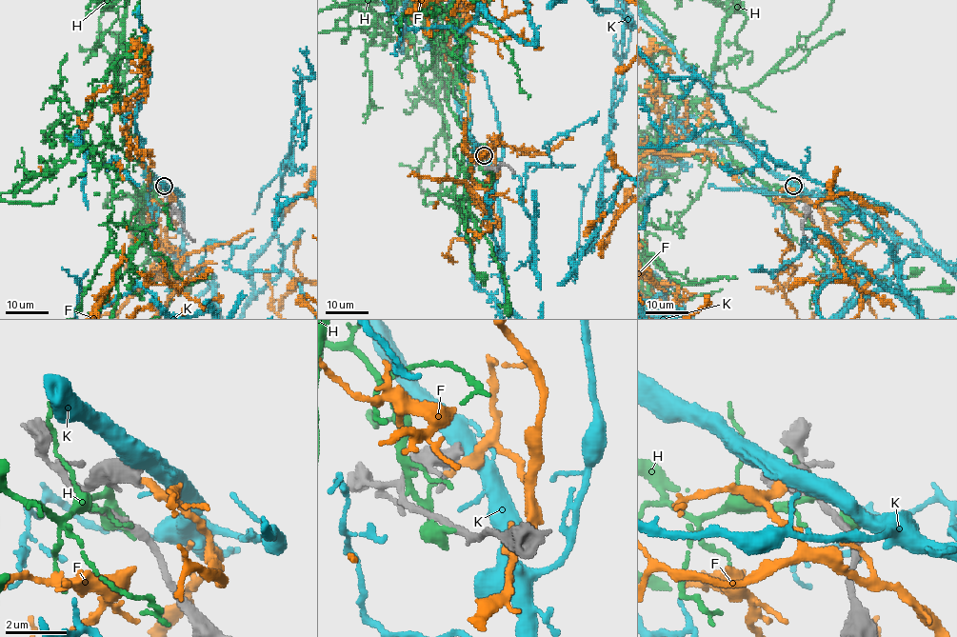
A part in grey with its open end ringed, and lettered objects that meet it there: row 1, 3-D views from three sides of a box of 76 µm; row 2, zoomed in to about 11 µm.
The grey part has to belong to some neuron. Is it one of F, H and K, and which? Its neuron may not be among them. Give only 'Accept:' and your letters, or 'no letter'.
Accept: no letter

